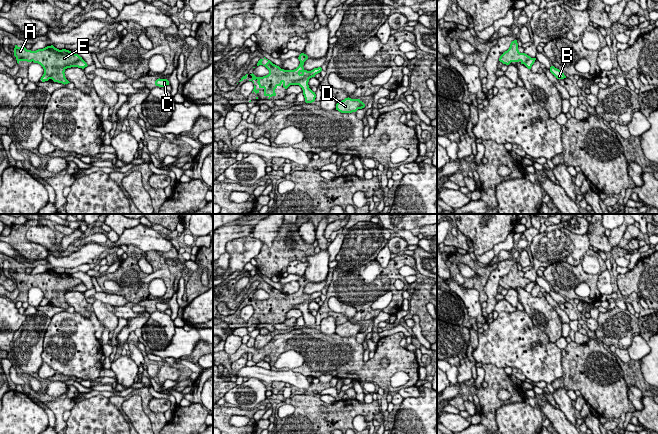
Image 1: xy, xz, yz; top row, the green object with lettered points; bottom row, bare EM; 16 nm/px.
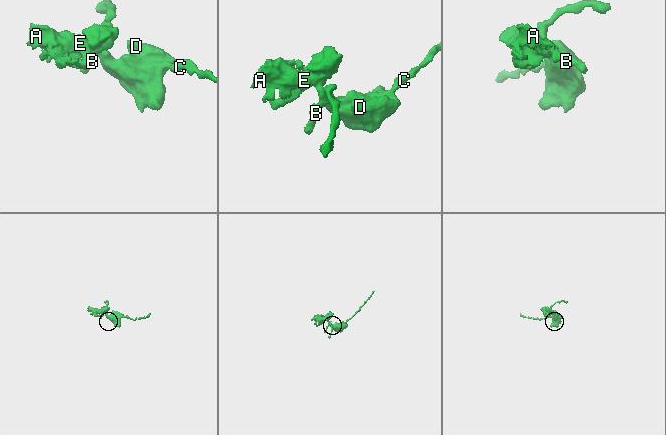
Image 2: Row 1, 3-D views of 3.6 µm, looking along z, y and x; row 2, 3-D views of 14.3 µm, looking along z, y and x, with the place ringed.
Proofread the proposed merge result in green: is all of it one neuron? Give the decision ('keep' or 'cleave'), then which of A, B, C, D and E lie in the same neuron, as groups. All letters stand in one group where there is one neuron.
cleave | A E / B C D

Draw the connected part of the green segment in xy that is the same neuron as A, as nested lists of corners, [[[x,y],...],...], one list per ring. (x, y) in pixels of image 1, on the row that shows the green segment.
[[[15,45],[14,56],[18,64],[20,61],[33,61],[40,64],[44,69],[44,74],[47,74],[49,79],[64,85],[70,83],[65,77],[65,70],[70,64],[82,60],[78,54],[66,49],[59,50],[53,45],[36,51],[27,50],[25,46]]]

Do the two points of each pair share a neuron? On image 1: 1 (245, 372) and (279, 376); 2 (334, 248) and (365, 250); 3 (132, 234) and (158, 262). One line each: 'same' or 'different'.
1: same
2: same
3: different

